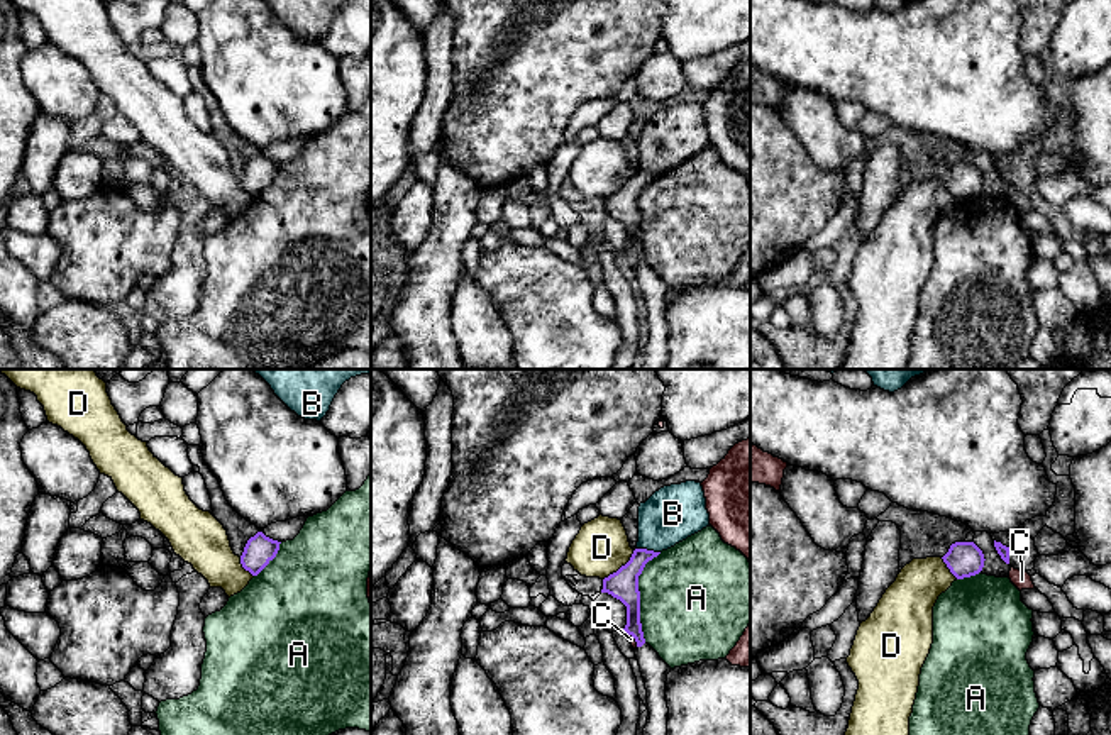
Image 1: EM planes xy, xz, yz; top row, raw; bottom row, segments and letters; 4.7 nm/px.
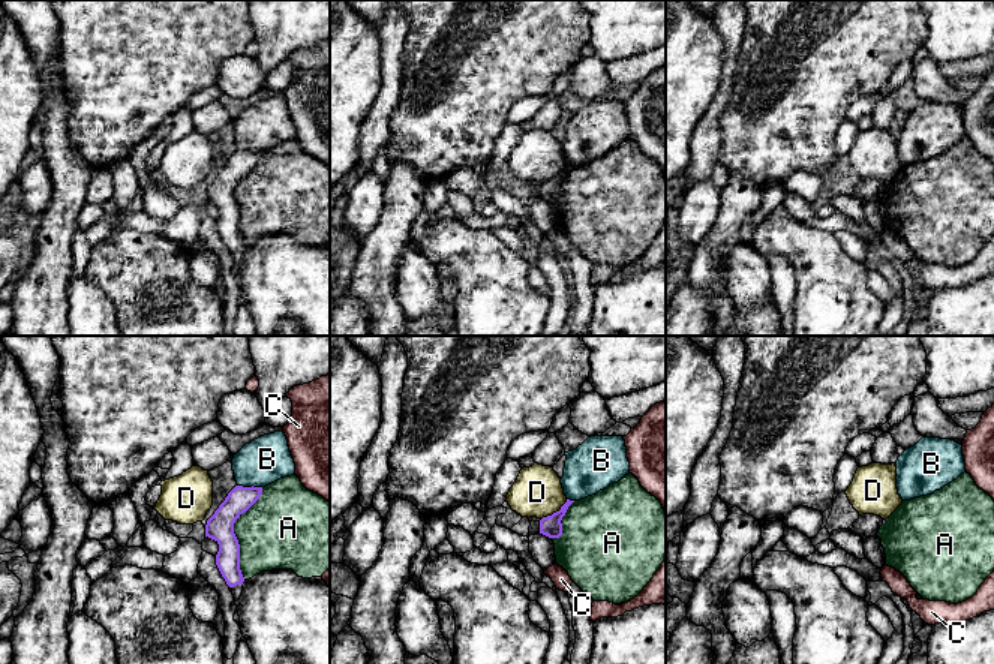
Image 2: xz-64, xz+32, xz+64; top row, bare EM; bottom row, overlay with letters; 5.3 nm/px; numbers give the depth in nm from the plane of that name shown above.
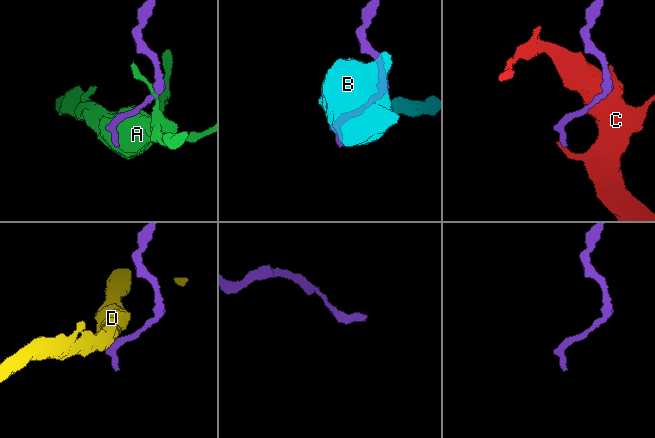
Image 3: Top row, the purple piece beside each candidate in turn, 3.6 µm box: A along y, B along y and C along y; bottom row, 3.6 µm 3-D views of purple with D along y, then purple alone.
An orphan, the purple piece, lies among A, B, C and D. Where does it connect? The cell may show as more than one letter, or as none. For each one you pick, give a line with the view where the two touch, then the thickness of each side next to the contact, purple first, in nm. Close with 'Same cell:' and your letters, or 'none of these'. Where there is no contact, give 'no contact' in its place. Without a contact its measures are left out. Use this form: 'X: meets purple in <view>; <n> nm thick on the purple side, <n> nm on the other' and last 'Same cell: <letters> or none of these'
Same cell: none of these

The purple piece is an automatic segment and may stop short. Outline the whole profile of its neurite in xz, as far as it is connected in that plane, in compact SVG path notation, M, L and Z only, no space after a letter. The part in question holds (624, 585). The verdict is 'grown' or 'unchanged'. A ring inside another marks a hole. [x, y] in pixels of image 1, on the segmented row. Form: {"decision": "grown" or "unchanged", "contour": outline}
{"decision": "grown", "contour": "M635 549L630 561L616 572L603 579L601 593L608 593L627 606L625 633L637 642L635 657L647 689L649 716L644 735L667 735L669 708L666 701L666 681L671 667L645 642L640 623L638 576L645 564L661 552Z"}

